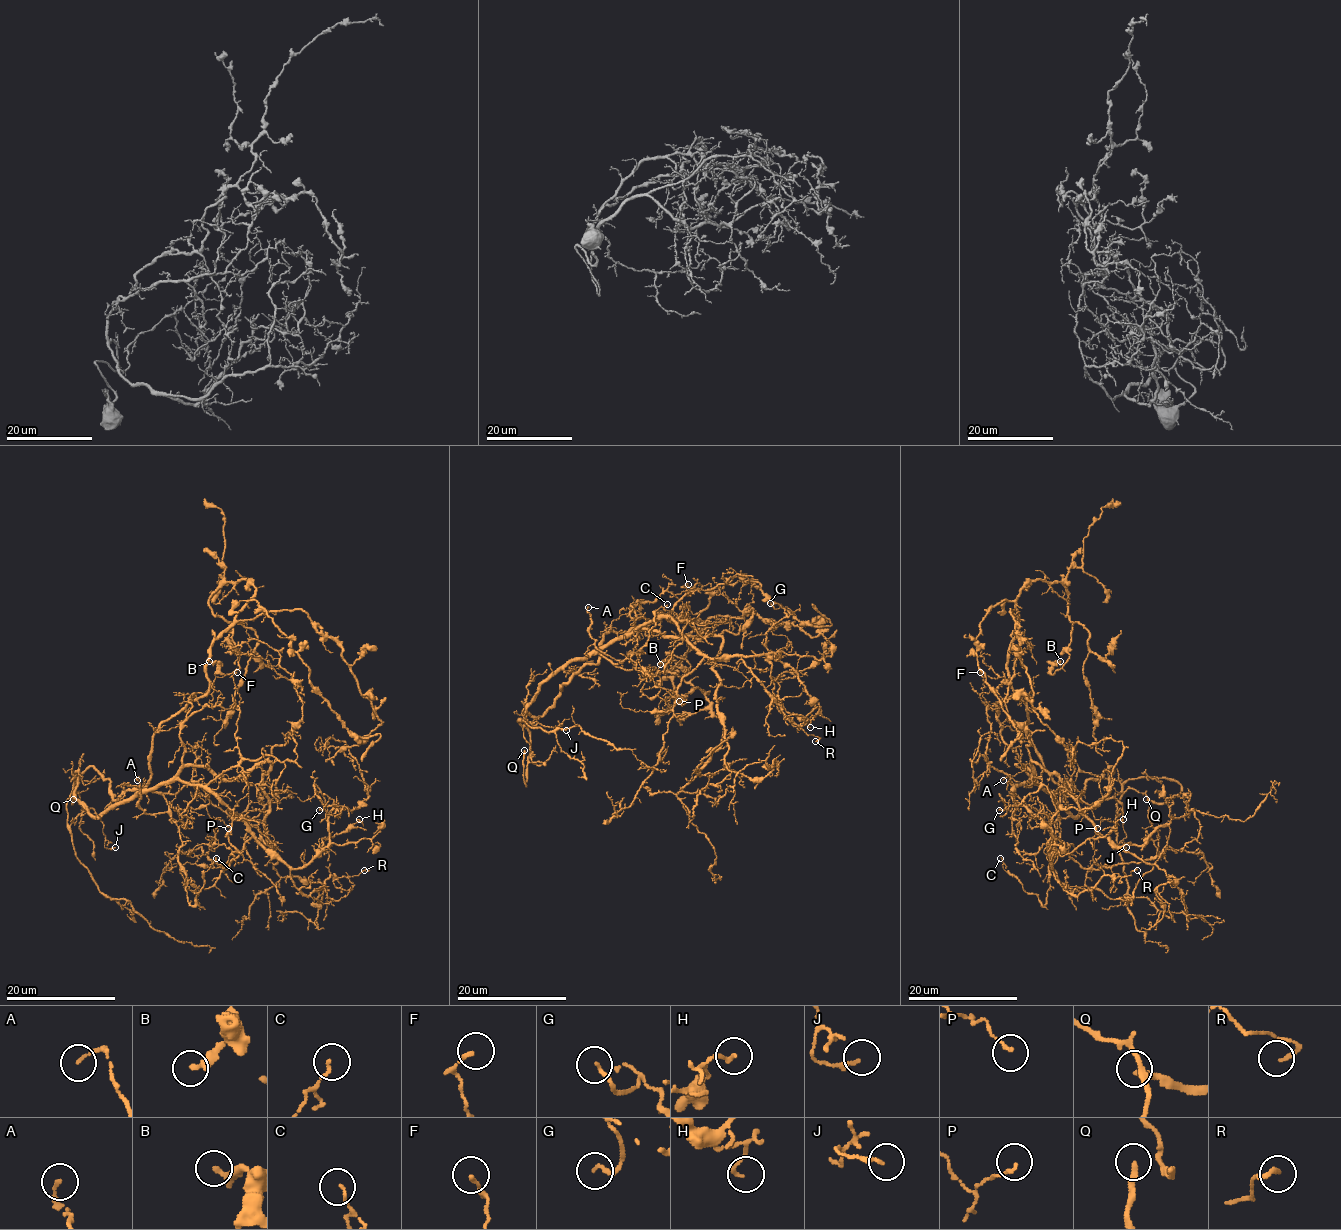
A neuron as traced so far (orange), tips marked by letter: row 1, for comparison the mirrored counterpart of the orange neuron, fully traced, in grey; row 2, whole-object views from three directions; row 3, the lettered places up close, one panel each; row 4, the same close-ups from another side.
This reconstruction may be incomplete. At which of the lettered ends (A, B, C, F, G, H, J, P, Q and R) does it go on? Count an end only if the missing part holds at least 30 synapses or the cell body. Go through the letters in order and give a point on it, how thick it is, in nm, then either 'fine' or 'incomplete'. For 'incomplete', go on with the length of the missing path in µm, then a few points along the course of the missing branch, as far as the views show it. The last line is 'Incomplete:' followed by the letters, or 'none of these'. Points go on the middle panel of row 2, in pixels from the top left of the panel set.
A: (588, 607) | 140 nm | fine
B: (660, 664) | 300 nm | fine
C: (667, 604) | 100 nm | fine
F: (688, 584) | 150 nm | fine
G: (770, 603) | 160 nm | fine
H: (810, 727) | 140 nm | fine
J: (566, 730) | 180 nm | fine
P: (679, 701) | 110 nm | fine
Q: (524, 750) | 150 nm | incomplete | 35 µm | (524, 750), (516, 734), (521, 741), (521, 760), (529, 776), (513, 764), (510, 750), (516, 742)
R: (815, 741) | 170 nm | fine
Incomplete: Q

